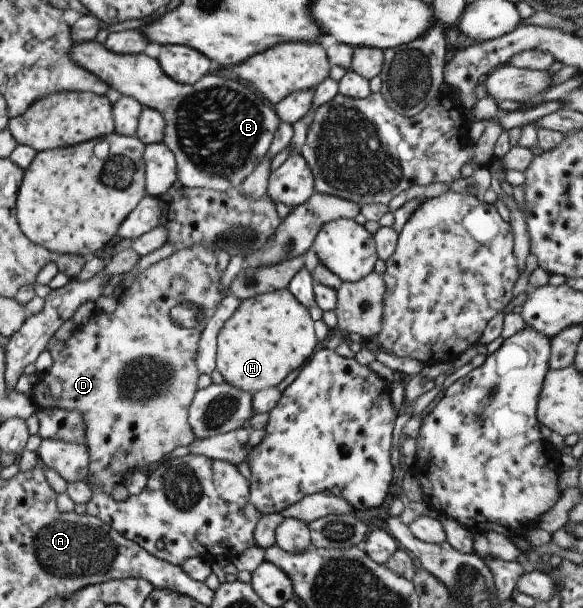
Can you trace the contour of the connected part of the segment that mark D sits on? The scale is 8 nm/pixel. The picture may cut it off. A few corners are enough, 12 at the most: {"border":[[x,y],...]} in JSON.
{"border":[[184,247],[96,311],[28,396],[83,415],[85,481],[194,439],[215,248]]}

